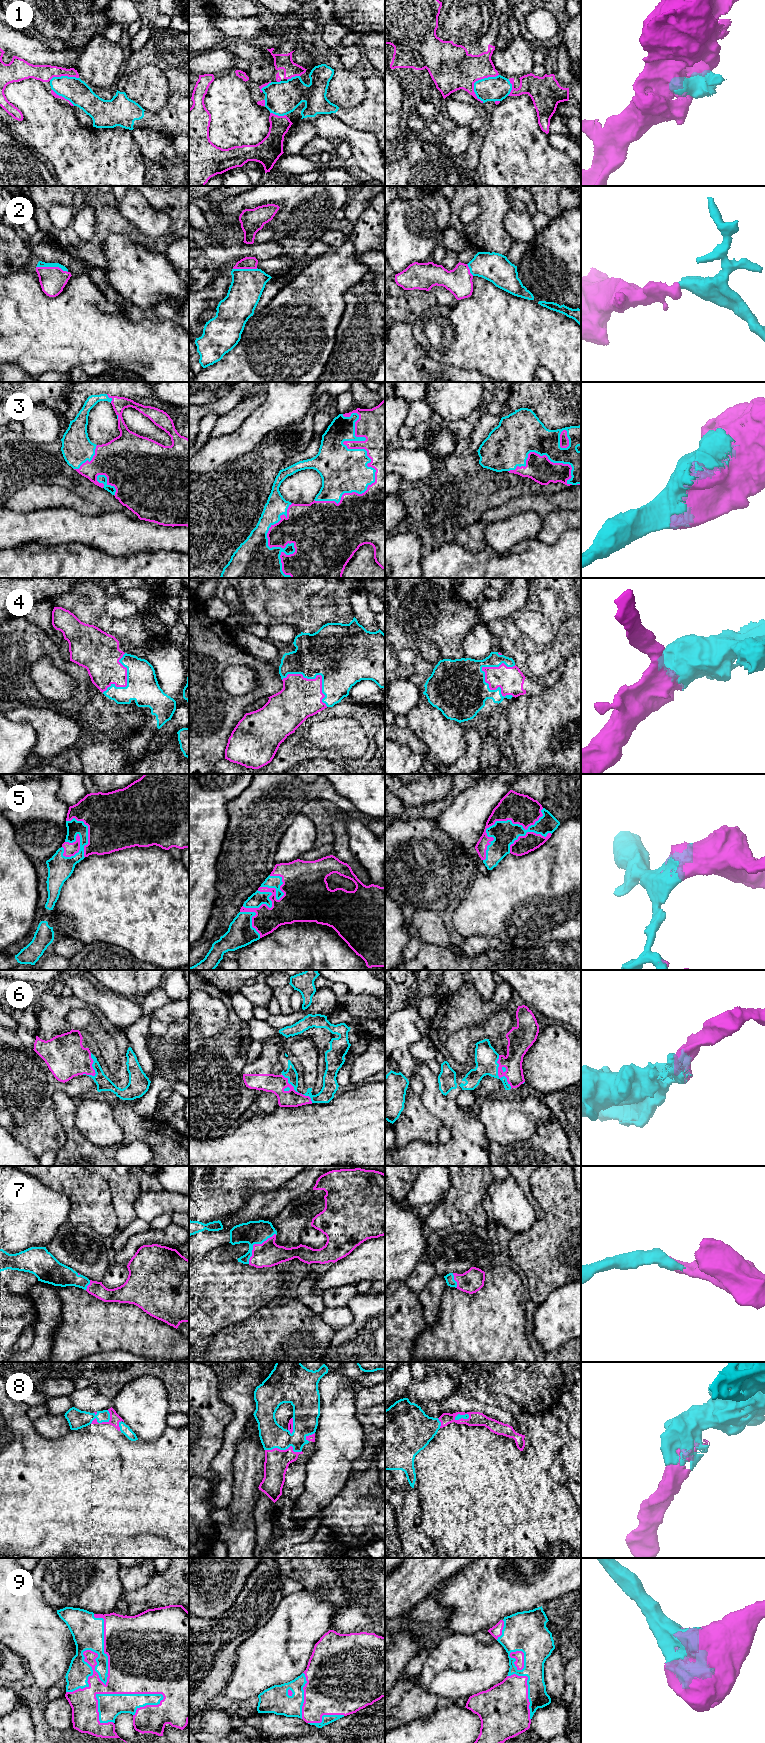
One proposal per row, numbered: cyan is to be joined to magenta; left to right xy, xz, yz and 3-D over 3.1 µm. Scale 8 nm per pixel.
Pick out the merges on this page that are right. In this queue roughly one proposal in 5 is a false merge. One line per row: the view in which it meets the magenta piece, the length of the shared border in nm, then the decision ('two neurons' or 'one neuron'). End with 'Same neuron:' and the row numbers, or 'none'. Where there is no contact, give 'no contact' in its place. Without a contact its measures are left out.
1: meets magenta in yz; contact 260 nm long; two neurons
2: meets magenta in xy; contact 260 nm long; one neuron
3: meets magenta in xz; contact 800 nm long; one neuron
4: meets magenta in yz; contact 360 nm long; one neuron
5: meets magenta in yz; contact 650 nm long; one neuron
6: meets magenta in yz; contact 300 nm long; one neuron
7: meets magenta in xz; contact 340 nm long; one neuron
8: meets magenta in xz; contact 300 nm long; one neuron
9: meets magenta in xy; contact 650 nm long; one neuron
Same neuron: 2, 3, 4, 5, 6, 7, 8, 9

